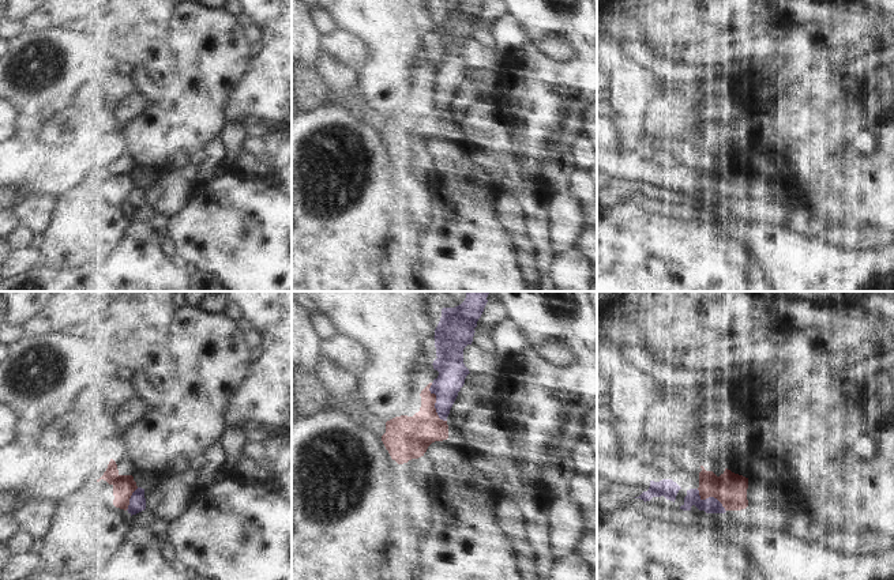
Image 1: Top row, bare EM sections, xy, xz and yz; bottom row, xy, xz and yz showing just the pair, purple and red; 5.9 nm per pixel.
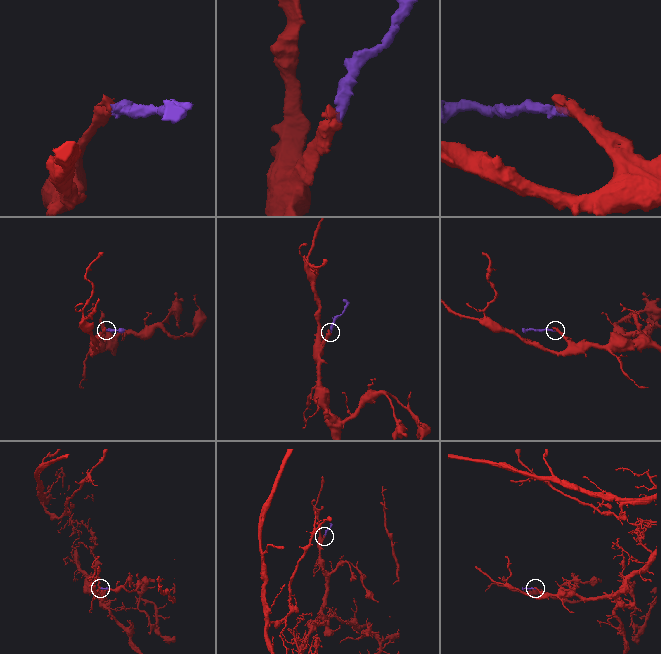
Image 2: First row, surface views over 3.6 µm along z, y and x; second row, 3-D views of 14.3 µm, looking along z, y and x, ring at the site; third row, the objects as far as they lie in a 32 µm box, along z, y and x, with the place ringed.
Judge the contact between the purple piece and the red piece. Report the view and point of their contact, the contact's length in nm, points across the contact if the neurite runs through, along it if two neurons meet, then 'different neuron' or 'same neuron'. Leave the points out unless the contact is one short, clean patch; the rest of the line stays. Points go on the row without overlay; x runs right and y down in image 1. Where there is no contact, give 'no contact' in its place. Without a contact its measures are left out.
xz (435, 98) | 240 nm | along xz (431, 78), (429, 85), (435, 90), (435, 106), (446, 116) | different neuron

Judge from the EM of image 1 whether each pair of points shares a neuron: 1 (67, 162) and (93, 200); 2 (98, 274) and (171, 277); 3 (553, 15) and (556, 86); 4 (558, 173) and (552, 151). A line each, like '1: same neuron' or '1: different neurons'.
1: different neurons
2: same neuron
3: same neuron
4: same neuron

